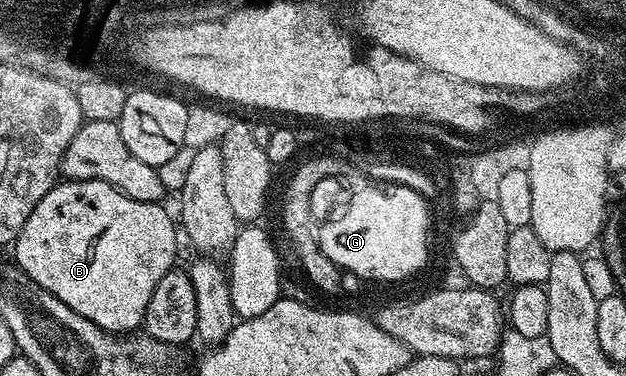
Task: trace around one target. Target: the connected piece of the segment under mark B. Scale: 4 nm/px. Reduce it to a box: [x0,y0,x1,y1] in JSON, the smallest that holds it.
[16,179,179,332]

